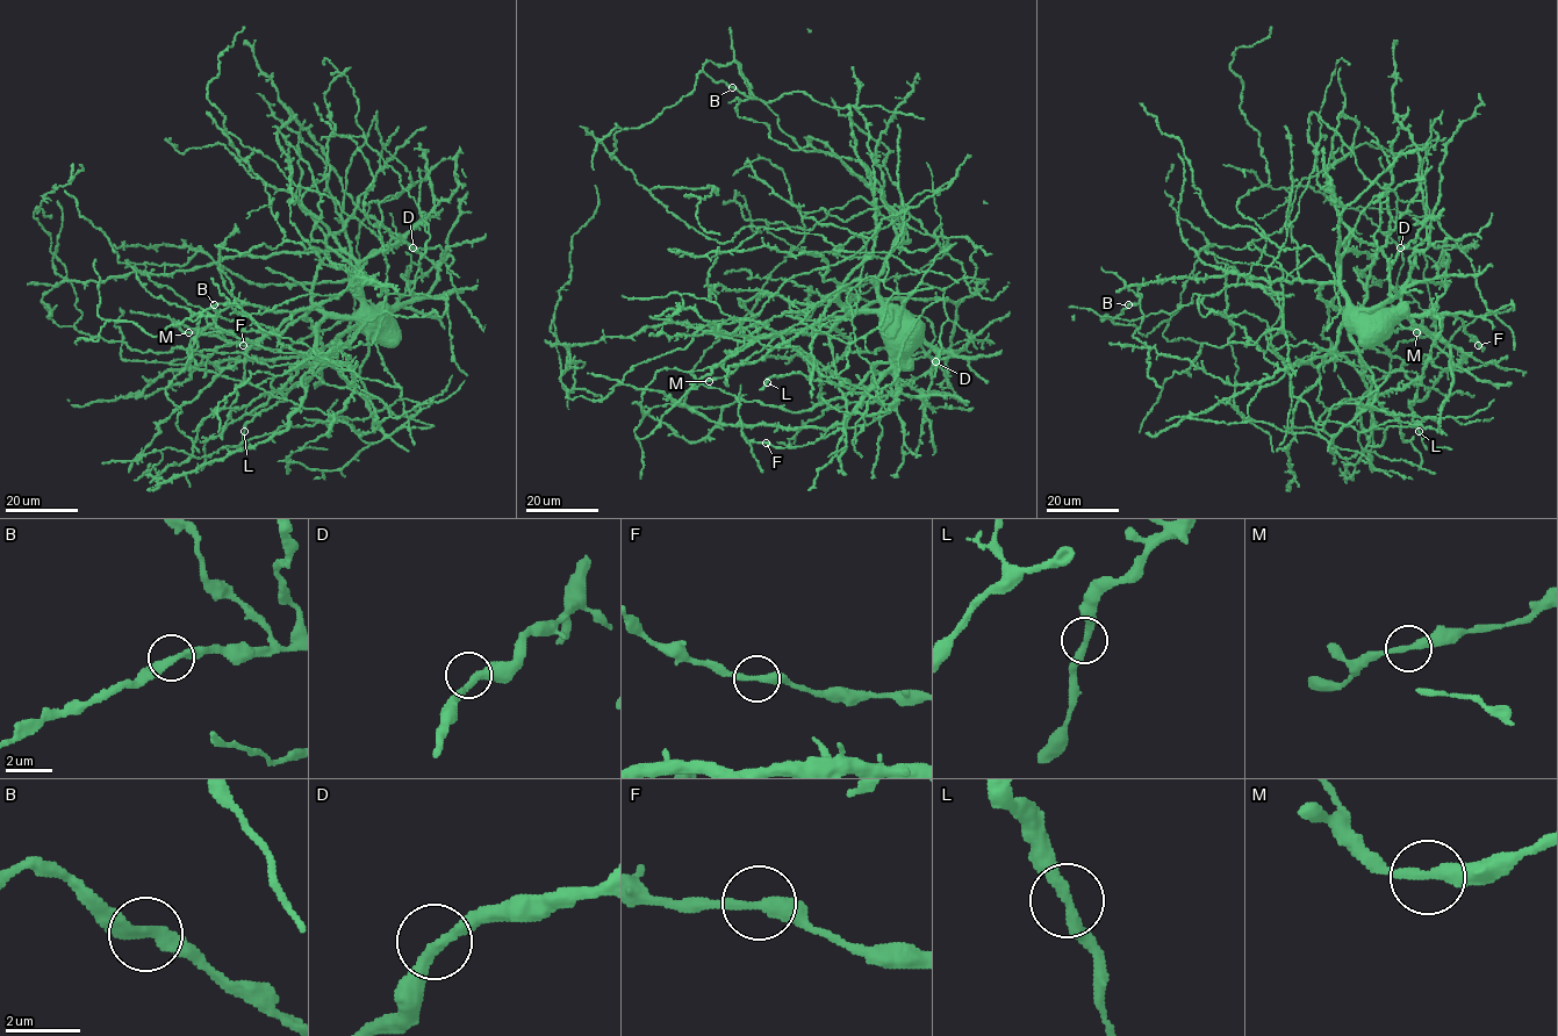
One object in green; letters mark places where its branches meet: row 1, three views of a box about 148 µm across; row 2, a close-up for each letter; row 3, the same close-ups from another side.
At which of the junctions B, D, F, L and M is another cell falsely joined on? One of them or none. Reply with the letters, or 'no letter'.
no letter

